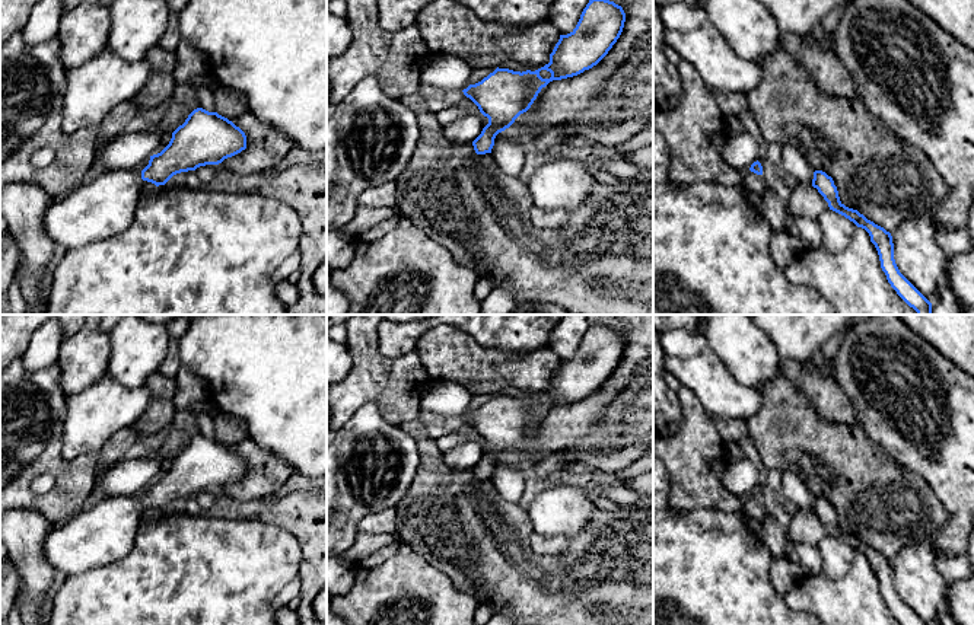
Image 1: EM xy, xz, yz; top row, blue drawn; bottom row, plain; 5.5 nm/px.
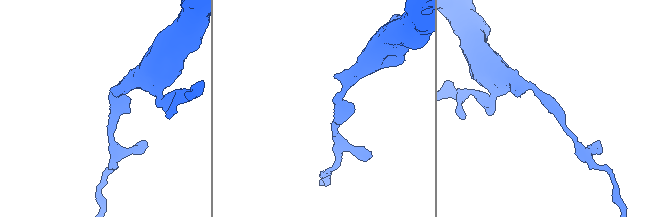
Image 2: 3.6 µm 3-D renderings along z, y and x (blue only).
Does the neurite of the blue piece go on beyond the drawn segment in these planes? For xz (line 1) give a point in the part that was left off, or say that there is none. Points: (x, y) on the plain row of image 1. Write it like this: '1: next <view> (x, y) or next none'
1: next none

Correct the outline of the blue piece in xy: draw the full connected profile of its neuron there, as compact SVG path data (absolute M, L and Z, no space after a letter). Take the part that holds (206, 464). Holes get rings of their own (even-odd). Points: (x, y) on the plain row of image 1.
M197 434L140 500L104 498L54 526L42 545L45 559L66 575L117 562L131 552L144 507L165 511L176 500L219 491L245 475L246 462L239 453Z

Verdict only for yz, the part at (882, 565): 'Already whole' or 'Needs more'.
Already whole

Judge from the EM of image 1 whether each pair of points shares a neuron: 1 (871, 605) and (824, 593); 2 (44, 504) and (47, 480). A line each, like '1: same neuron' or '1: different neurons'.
1: same neuron
2: different neurons

